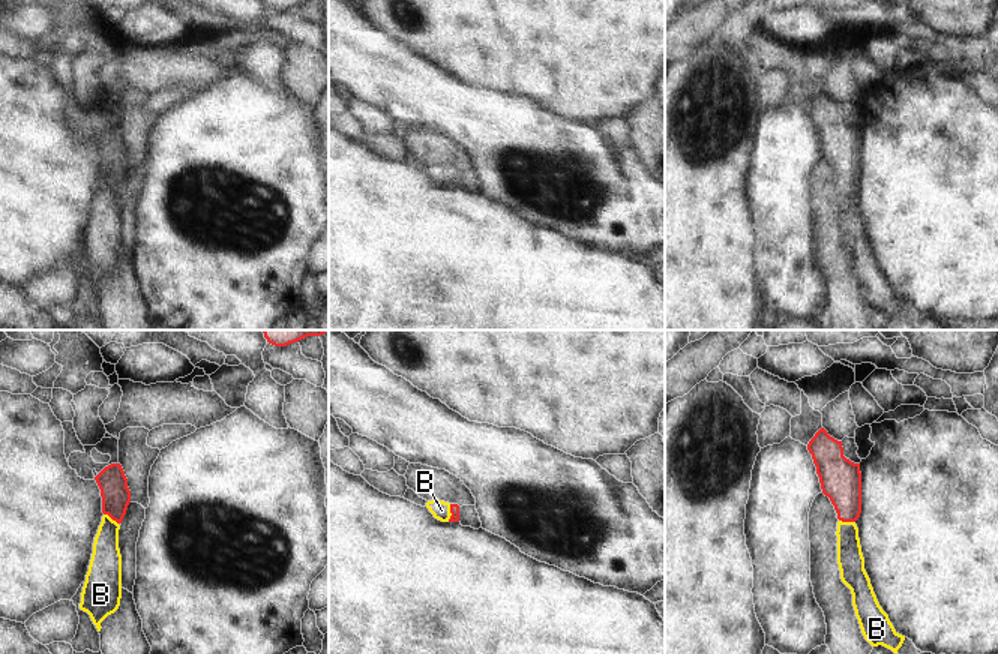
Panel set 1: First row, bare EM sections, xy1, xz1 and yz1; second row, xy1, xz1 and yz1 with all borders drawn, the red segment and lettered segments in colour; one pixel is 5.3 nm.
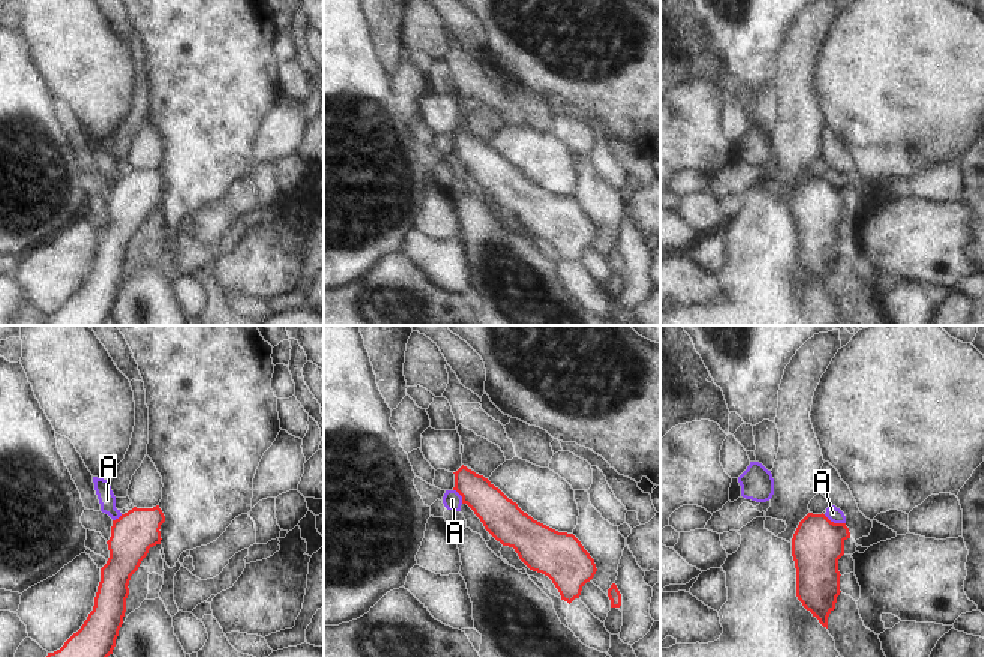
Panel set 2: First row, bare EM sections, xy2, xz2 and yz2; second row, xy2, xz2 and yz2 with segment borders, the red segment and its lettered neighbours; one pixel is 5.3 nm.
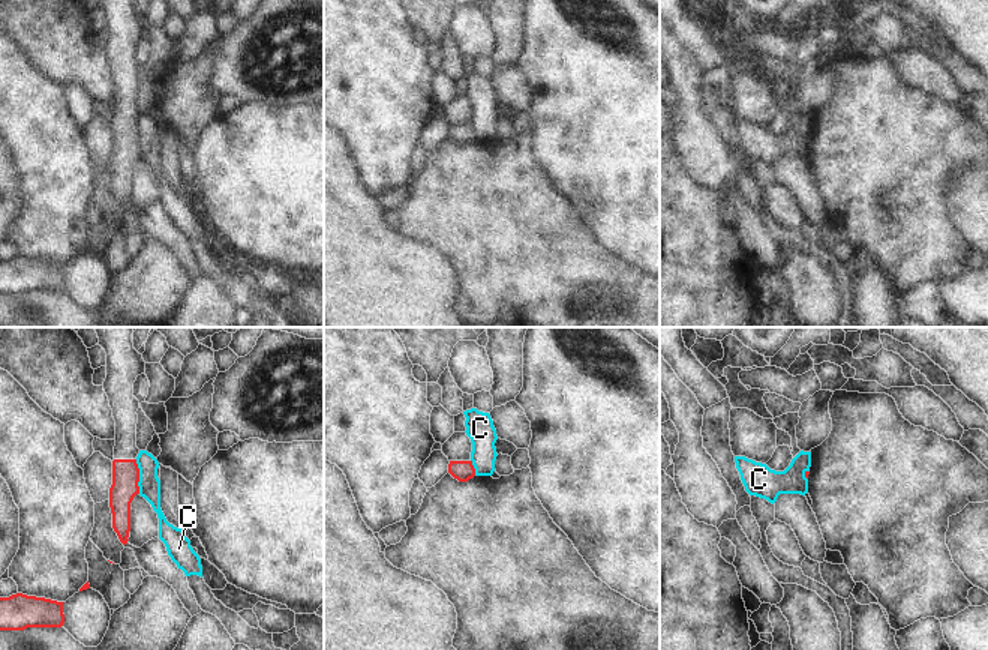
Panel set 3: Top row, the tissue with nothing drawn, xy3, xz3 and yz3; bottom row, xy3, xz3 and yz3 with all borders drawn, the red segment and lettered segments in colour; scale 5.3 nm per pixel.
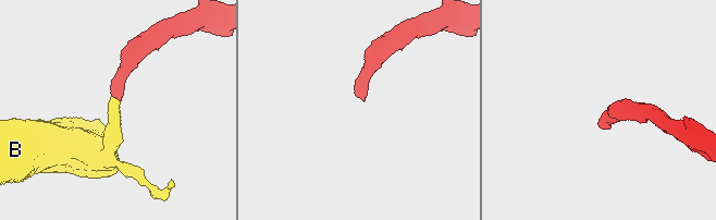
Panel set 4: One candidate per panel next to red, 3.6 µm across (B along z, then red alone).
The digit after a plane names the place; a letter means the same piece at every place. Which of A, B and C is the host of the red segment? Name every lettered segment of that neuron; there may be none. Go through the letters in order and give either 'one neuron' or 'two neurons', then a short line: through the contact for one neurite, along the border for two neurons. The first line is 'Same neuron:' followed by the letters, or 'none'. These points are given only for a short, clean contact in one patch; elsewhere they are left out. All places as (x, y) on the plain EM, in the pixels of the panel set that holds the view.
Same neuron: B
A: two neurons | yz2 (824, 179), (834, 186), (845, 188)
B: one neuron | xz1 (453, 171), (450, 176), (441, 174)
C: two neurons | xy3 (135, 123), (140, 156)

